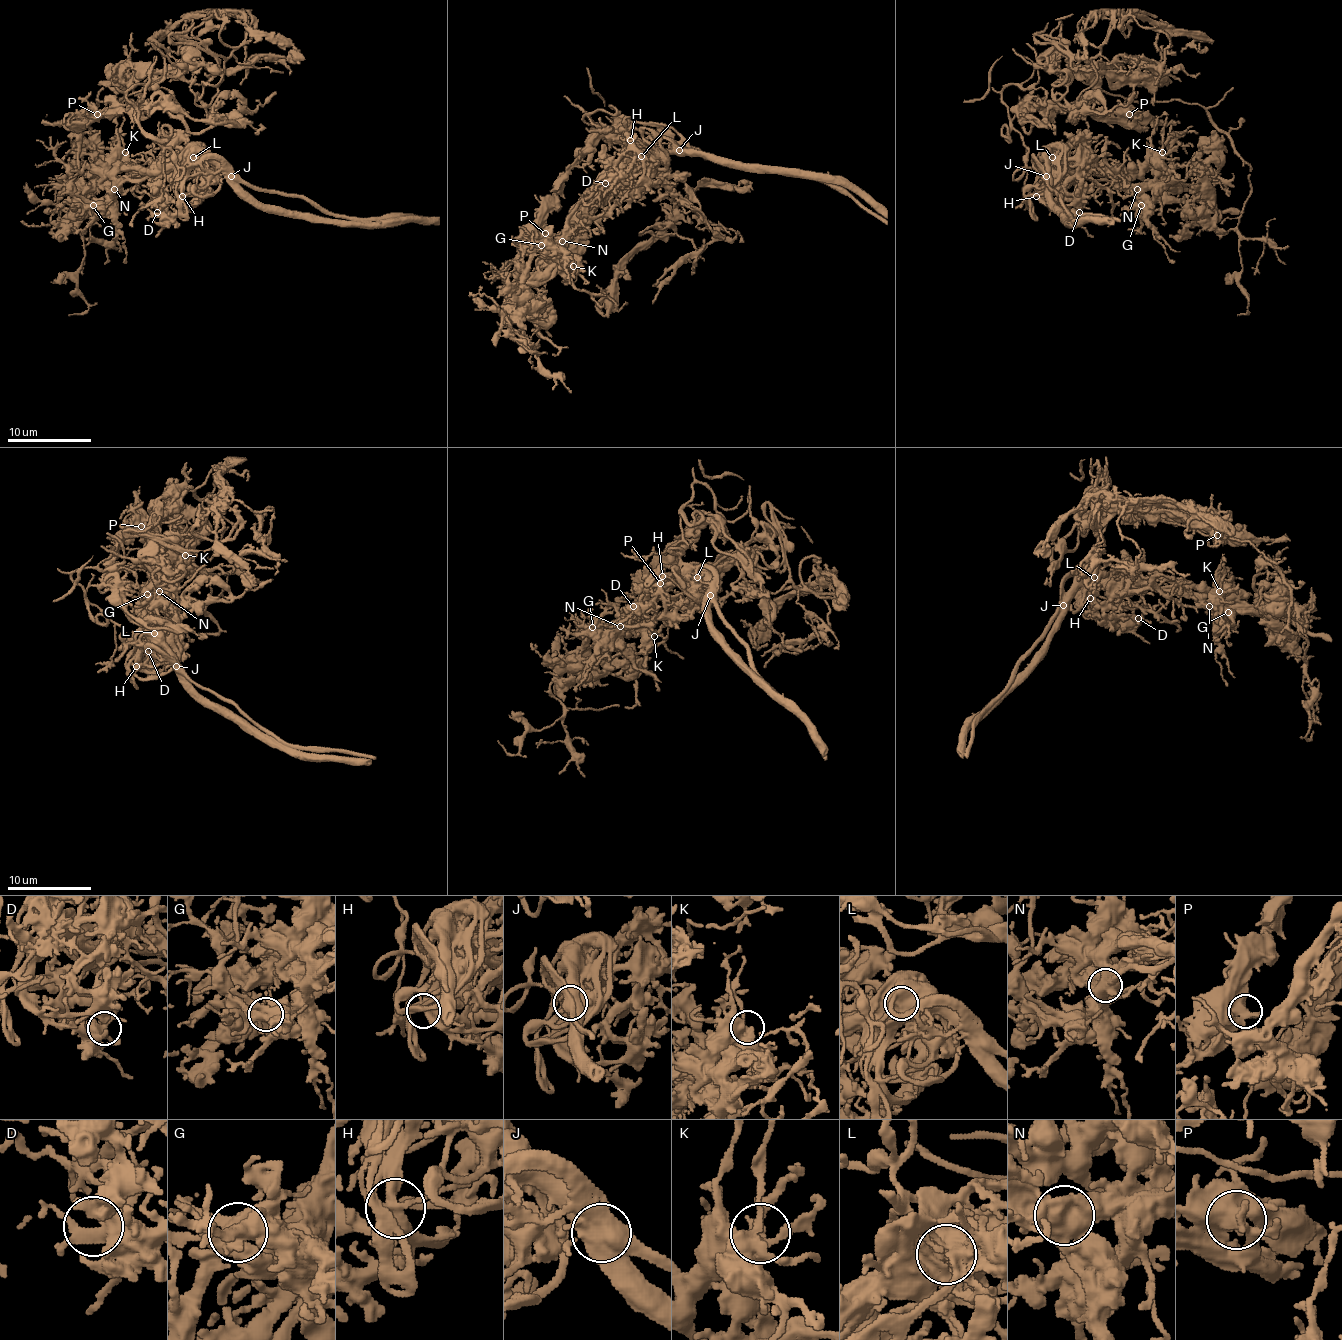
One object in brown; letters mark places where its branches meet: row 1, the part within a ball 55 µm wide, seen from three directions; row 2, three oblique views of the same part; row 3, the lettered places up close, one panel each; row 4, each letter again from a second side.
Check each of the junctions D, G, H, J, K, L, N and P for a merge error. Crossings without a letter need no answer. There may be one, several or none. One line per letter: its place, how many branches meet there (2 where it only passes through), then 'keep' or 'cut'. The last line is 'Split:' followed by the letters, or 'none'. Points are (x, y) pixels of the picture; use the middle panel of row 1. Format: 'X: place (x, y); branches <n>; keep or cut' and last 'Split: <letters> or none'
D: place (605, 183); branches 4; keep
G: place (541, 245); branches 5; cut
H: place (630, 140); branches 5; cut
J: place (679, 150); branches 4; cut
K: place (573, 266); branches 4; keep
L: place (641, 156); branches 2; cut
N: place (562, 241); branches 3; cut
P: place (545, 233); branches 3; keep
Split: G, H, J, L, N

